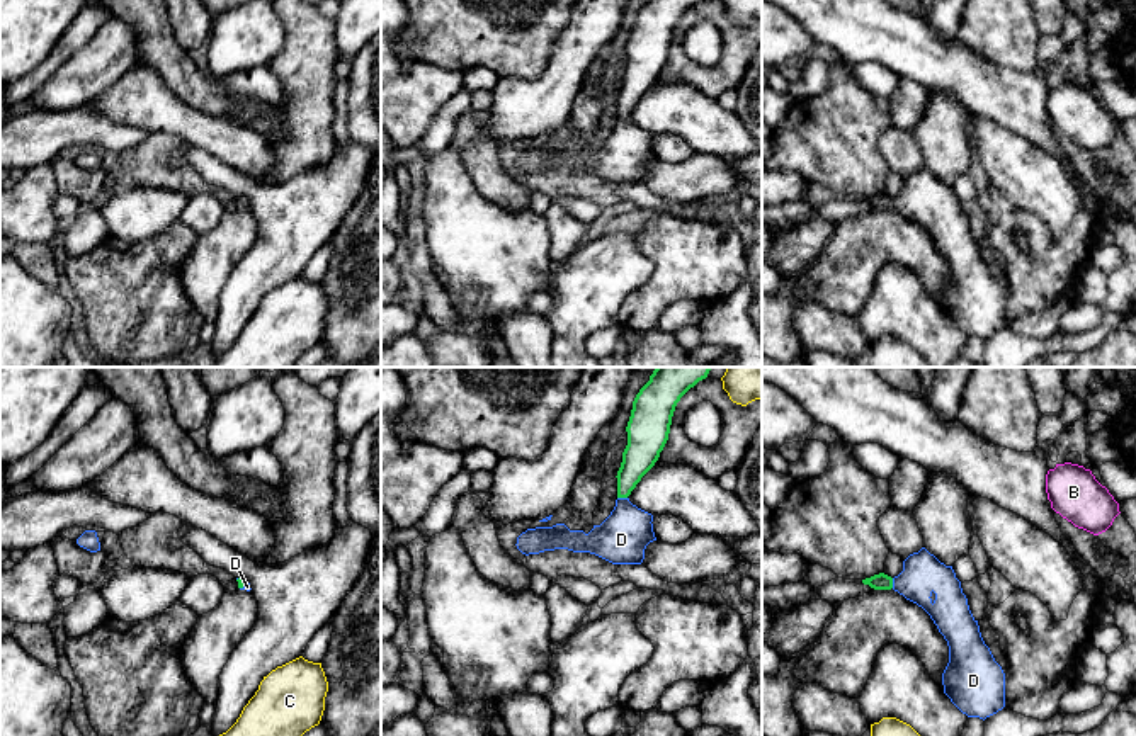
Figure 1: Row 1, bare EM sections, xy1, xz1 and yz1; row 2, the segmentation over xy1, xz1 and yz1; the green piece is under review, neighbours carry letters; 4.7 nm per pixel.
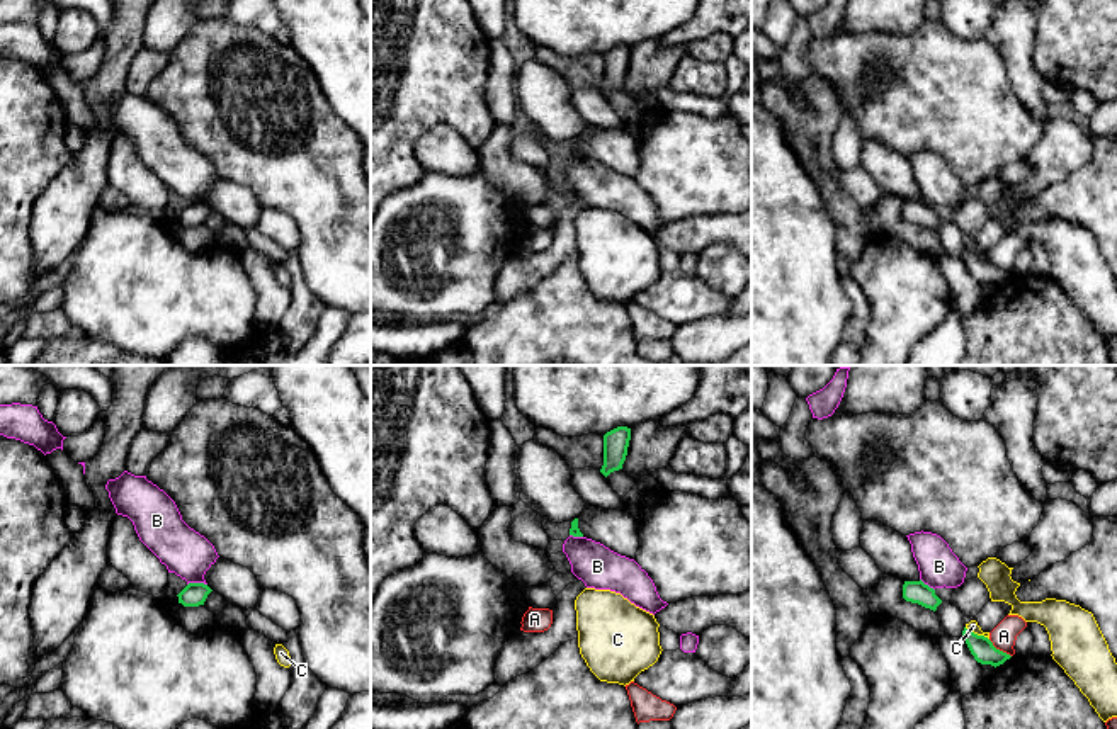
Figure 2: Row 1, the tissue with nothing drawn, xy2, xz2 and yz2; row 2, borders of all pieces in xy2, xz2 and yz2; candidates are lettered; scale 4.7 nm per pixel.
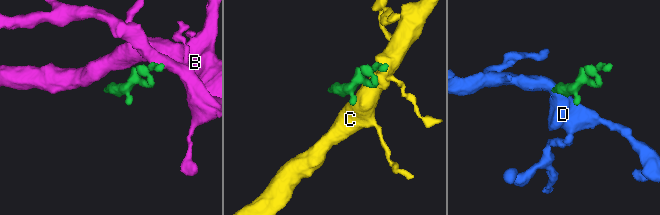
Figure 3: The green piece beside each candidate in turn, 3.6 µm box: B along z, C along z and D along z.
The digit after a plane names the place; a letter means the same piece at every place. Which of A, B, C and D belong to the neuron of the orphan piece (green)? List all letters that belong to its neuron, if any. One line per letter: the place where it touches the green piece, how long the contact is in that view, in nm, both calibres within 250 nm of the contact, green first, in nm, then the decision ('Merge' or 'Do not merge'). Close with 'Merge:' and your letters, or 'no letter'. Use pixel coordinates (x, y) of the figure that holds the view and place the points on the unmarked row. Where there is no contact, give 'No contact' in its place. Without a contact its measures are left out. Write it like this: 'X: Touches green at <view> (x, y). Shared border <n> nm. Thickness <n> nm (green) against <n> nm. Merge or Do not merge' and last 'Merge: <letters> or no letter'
A: Touches green at yz2 (998, 269). Shared border 140 nm. Thickness 110 nm (green) against 120 nm. Do not merge
B: Touches green at xy2 (196, 203). Shared border 100 nm. Thickness 110 nm (green) against 220 nm. Do not merge
C: Touches green at yz2 (976, 254). Shared border 130 nm. Thickness 110 nm (green) against 50 nm. Do not merge
D: Touches green at xz1 (623, 116). Shared border 50 nm. Thickness 160 nm (green) against 240 nm. Merge
Merge: D

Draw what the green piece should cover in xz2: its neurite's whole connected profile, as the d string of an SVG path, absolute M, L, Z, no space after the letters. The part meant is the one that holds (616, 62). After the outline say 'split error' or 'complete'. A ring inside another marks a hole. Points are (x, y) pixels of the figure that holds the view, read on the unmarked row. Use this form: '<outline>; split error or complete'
M617 46L604 54L604 85L600 92L607 97L622 88L631 59L631 48Z; complete

